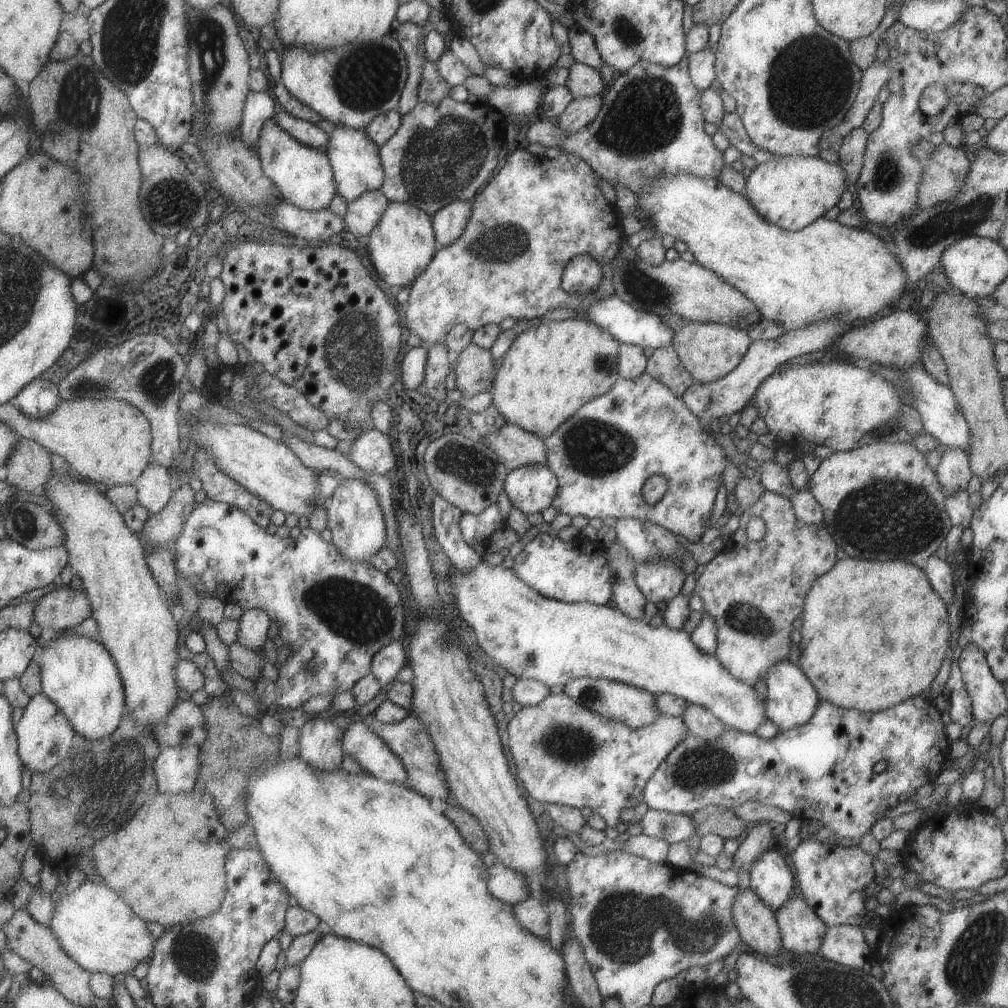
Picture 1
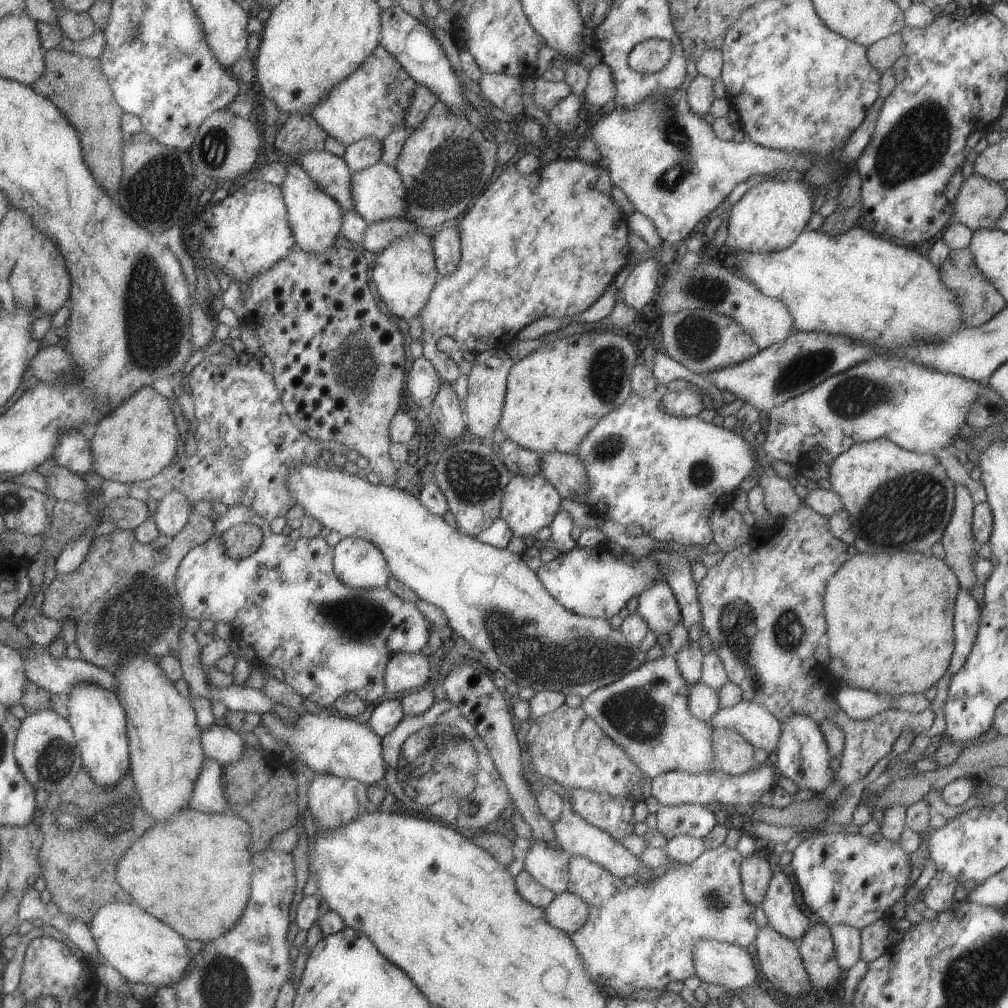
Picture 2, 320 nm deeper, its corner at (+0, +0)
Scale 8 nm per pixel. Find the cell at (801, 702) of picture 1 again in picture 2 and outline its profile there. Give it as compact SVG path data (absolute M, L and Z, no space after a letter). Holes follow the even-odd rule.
M791 714L787 722L781 722L779 742L772 757L772 765L777 774L788 778L796 784L798 789L805 788L813 792L823 792L829 784L833 783L833 772L829 768L829 755L827 744L818 725L807 714Z

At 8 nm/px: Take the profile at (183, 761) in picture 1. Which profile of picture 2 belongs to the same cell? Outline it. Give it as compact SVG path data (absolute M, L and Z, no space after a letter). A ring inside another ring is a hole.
M204 757L199 776L193 784L188 808L196 812L229 812L221 780L221 765L215 760Z

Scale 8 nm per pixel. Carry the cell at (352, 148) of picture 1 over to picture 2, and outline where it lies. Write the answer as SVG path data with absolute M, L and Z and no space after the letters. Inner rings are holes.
M377 162L369 168L351 173L351 202L353 211L357 212L367 223L385 220L385 218L403 218L407 220L407 204L405 204L405 188L401 176L391 166Z

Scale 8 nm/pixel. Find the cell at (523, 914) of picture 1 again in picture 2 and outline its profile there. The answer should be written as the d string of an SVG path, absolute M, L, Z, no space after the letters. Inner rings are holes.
M567 891L557 894L543 912L546 922L568 935L579 930L587 920L587 904Z

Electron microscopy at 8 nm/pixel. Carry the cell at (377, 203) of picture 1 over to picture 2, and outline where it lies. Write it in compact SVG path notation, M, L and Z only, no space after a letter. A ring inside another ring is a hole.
M385 218L367 224L361 246L370 253L381 252L385 246L389 246L395 238L415 232L415 225L403 218Z

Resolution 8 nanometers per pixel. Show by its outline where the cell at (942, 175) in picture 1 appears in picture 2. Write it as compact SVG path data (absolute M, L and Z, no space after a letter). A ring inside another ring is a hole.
M979 174L963 178L953 202L951 221L973 230L995 229L995 222L1005 212L1005 191L997 182Z

